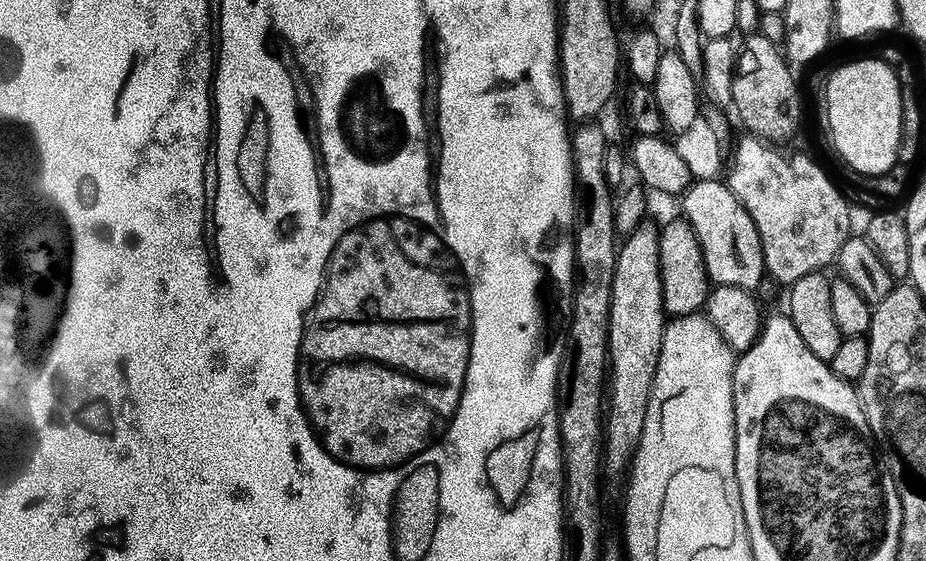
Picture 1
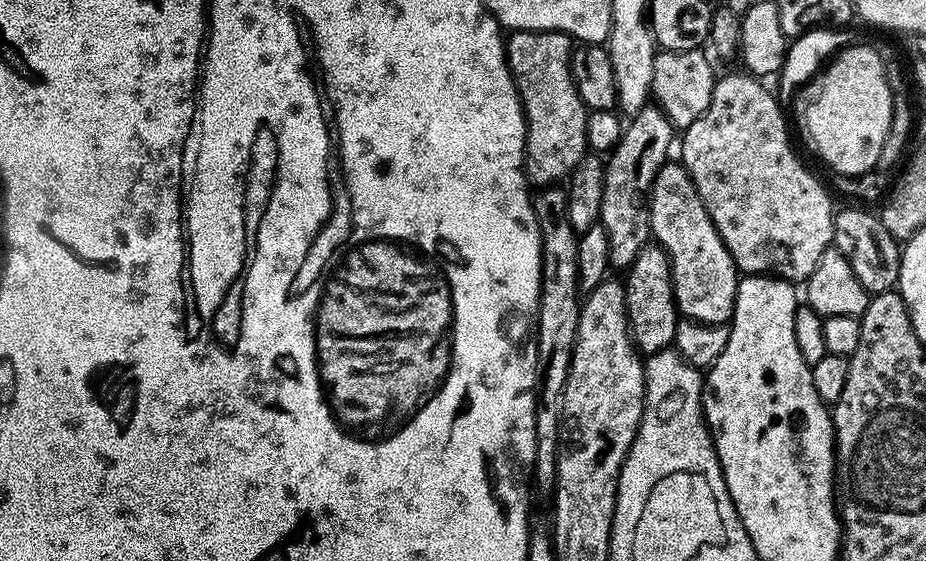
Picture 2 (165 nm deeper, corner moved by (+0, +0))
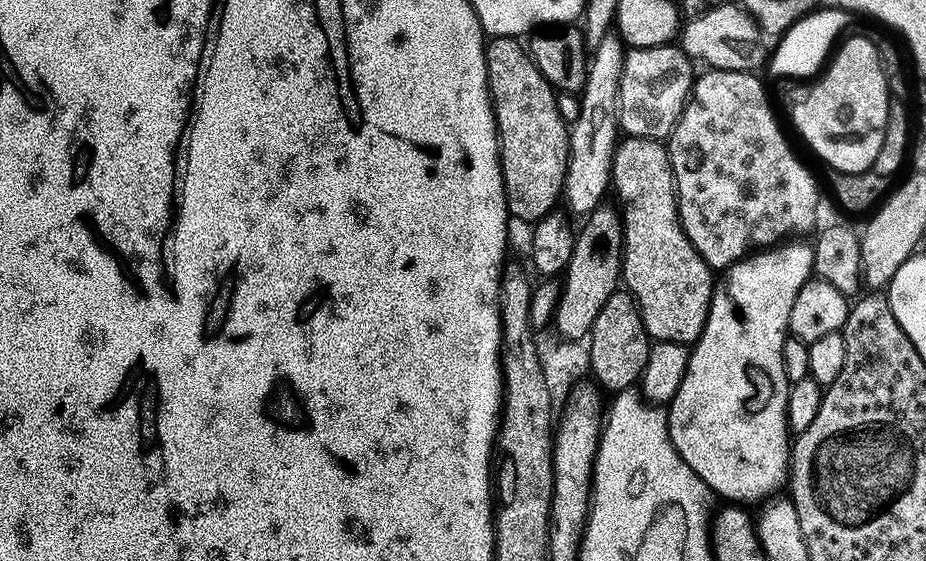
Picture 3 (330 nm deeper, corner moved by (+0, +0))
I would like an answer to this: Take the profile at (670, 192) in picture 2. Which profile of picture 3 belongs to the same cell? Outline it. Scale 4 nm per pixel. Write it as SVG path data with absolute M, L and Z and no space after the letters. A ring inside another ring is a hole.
M624 136L616 145L613 154L611 187L616 188L620 199L619 211L624 225L624 251L622 253L622 284L636 298L636 306L653 341L678 343L685 346L695 344L706 326L706 318L712 301L714 272L708 263L694 250L690 238L680 225L676 205L676 179L670 166L667 147L651 136Z

